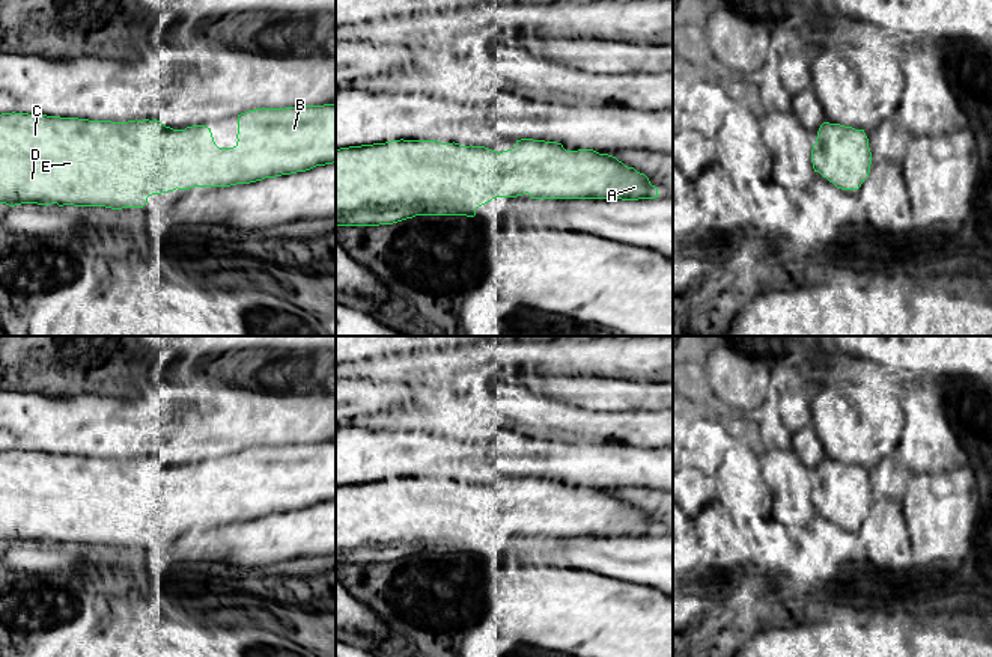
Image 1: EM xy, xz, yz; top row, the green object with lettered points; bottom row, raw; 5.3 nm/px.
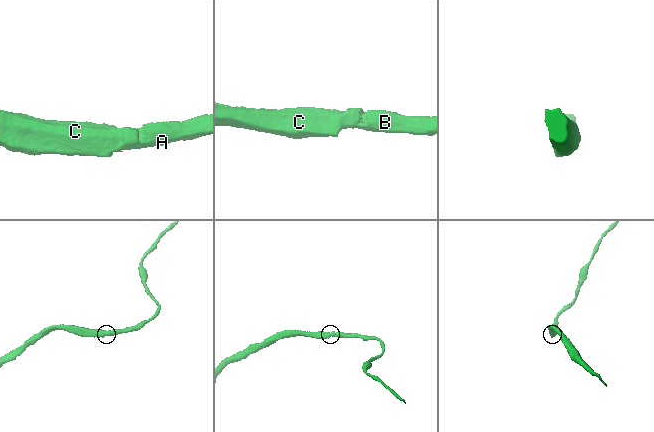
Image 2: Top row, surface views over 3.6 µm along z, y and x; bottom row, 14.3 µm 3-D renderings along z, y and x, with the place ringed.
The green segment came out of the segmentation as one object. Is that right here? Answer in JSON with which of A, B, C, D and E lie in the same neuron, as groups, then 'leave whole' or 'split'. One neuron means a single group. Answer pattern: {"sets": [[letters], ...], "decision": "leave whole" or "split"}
{"sets": [["A", "B"], ["C", "D", "E"]], "decision": "split"}

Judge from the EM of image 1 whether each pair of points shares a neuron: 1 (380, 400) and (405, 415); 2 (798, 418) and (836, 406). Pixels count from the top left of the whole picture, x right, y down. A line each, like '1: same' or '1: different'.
1: different
2: different

